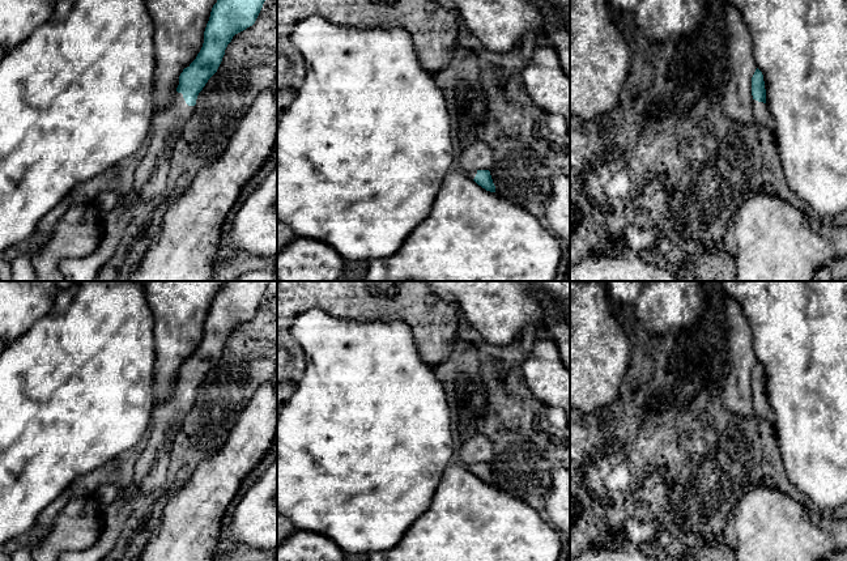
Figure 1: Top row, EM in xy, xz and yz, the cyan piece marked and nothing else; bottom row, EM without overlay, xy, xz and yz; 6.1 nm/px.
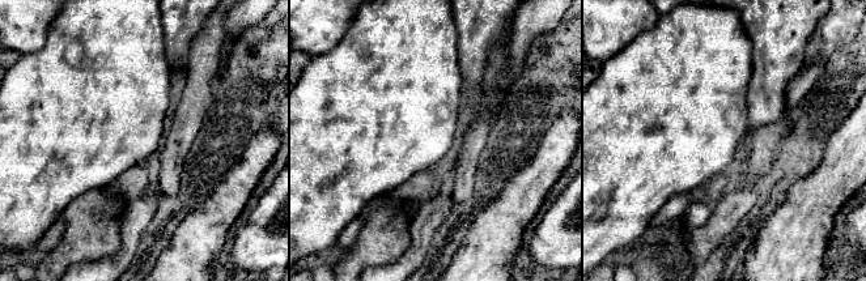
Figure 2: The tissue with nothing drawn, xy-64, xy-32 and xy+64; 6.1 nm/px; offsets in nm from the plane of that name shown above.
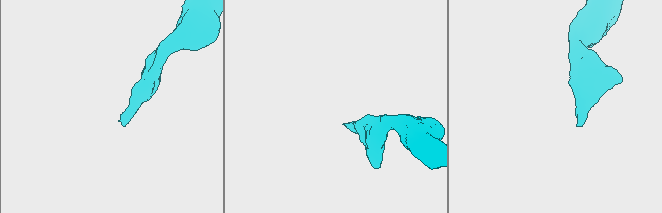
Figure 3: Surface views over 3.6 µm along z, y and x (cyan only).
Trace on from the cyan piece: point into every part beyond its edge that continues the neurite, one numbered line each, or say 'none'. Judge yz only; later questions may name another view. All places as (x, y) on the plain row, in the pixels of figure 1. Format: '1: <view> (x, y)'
1: yz (762, 409)

